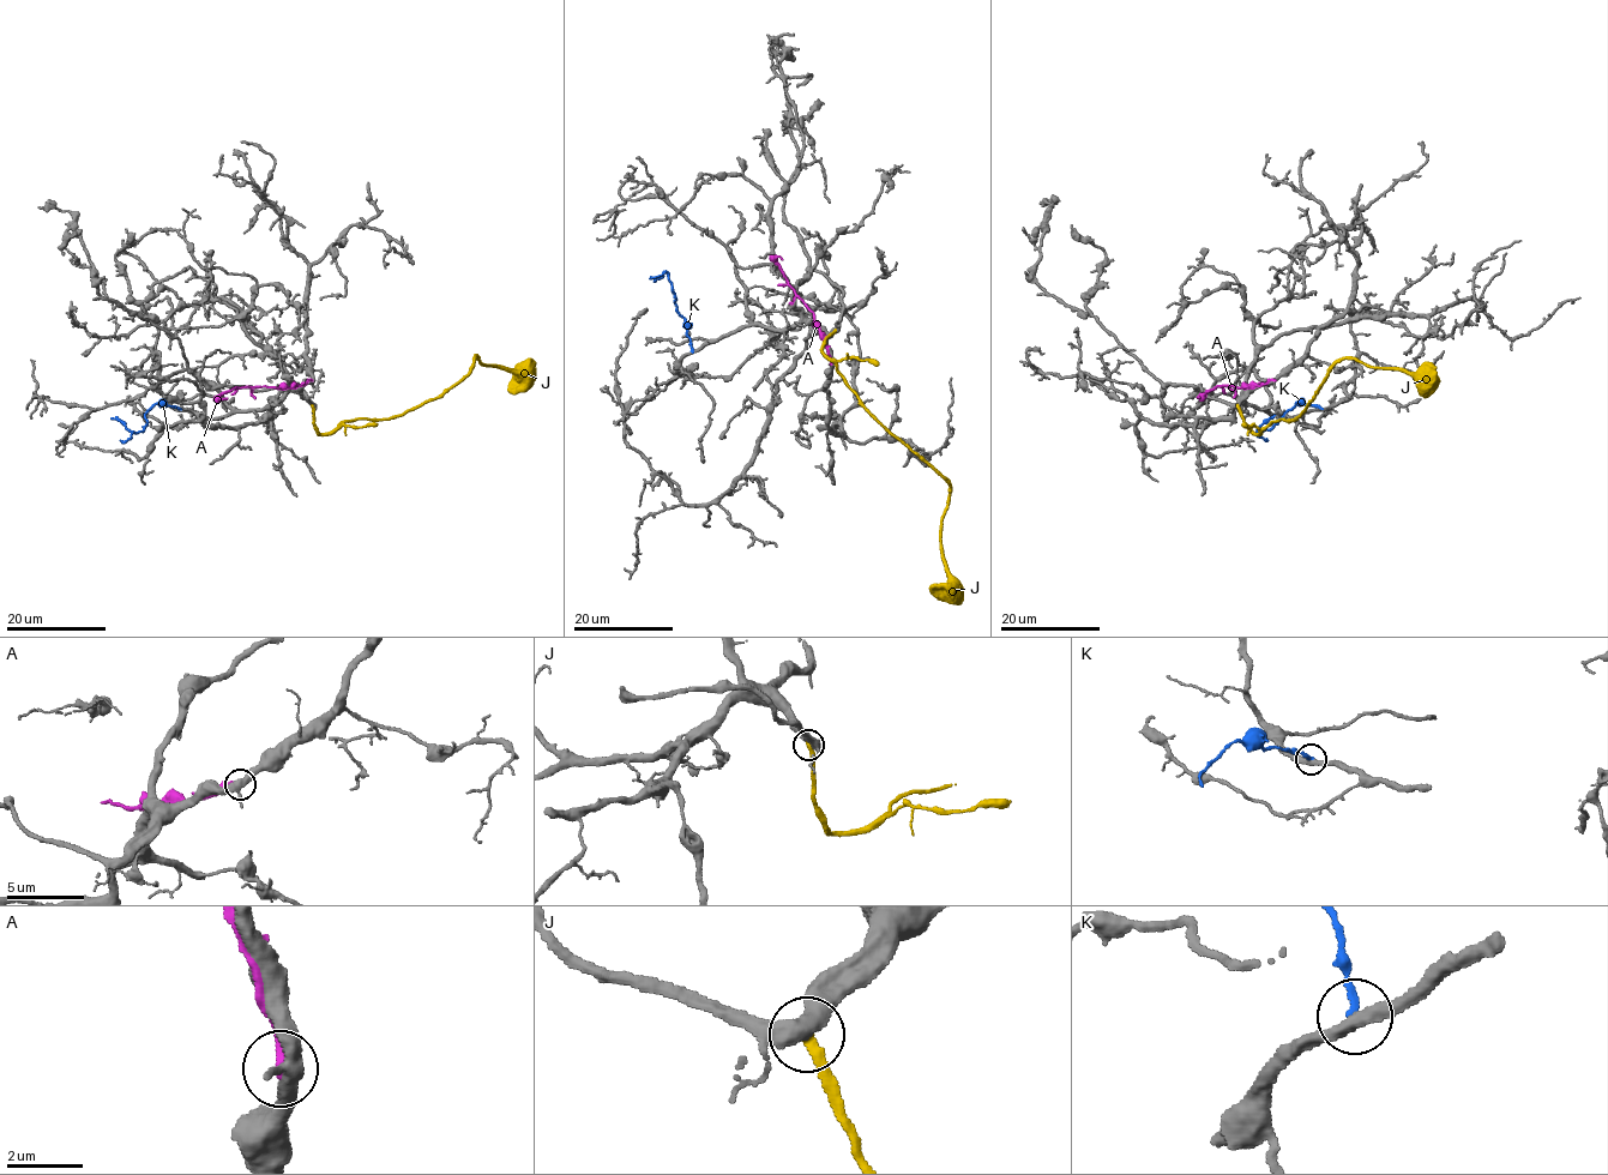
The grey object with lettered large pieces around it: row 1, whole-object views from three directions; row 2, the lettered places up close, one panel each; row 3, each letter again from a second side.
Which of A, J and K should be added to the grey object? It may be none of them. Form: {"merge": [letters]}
{"merge": ["J"]}

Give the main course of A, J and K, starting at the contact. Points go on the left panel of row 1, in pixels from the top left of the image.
A: (312, 380), (278, 389), (238, 387), (221, 395), (221, 398), (227, 398)
J: (312, 405), (320, 434), (330, 434), (435, 398), (469, 372), (475, 356), (534, 378)
K: (180, 409), (156, 404), (145, 414), (144, 429), (134, 433), (110, 419)

